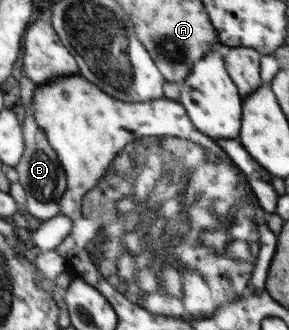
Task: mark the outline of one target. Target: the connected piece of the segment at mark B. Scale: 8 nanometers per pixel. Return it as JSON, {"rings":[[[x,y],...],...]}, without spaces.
{"rings":[[[20,67],[20,95],[25,108],[25,120],[22,126],[24,136],[24,147],[22,157],[17,163],[16,171],[18,172],[18,180],[27,193],[26,205],[32,222],[38,220],[46,221],[53,218],[59,212],[60,198],[66,189],[66,172],[60,164],[59,157],[48,143],[47,137],[44,136],[43,130],[37,126],[32,109],[32,98],[36,85],[32,83],[25,74],[24,68]]]}

